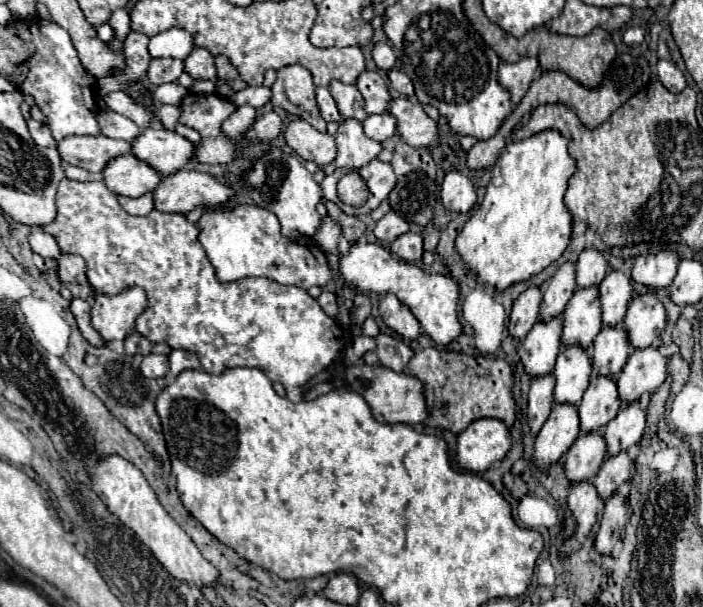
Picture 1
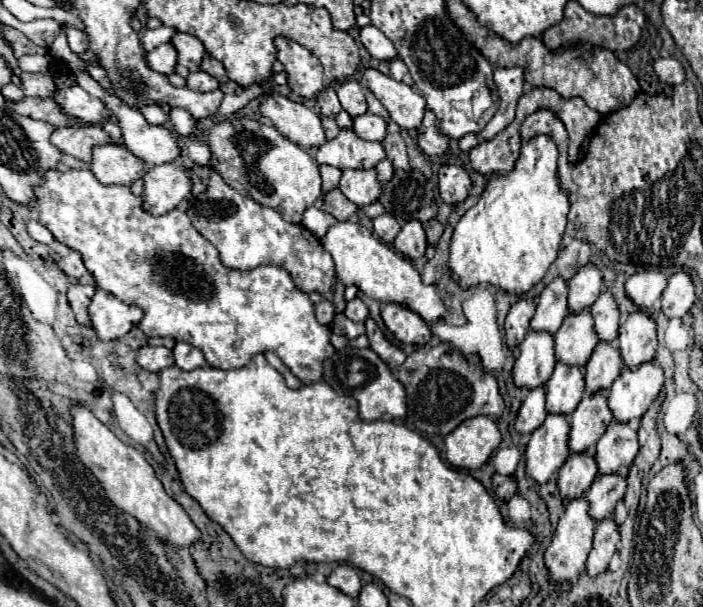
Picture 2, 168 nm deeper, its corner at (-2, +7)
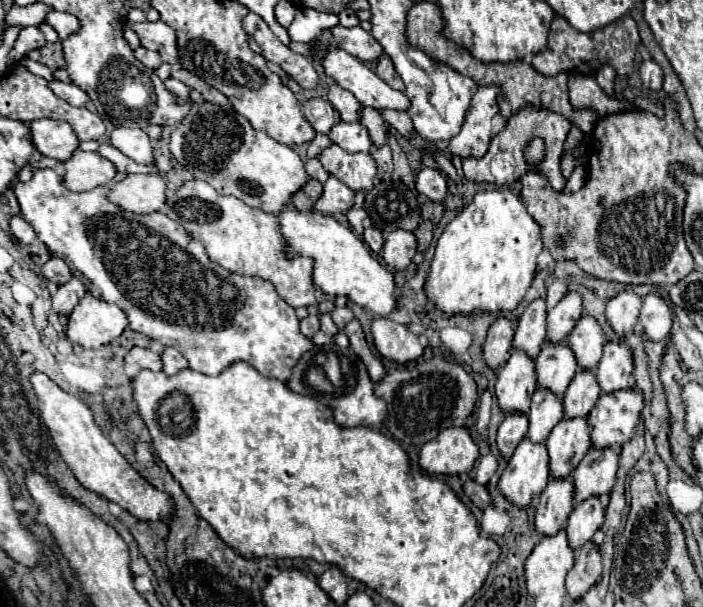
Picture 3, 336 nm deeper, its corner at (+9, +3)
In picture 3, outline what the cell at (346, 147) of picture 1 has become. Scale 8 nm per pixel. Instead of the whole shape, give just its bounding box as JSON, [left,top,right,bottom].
[318,144,376,190]

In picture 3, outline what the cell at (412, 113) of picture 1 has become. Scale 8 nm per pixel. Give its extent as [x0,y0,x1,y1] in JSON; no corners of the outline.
[324,48,410,112]

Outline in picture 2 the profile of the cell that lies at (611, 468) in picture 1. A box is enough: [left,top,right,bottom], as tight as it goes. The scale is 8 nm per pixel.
[585,474,625,522]

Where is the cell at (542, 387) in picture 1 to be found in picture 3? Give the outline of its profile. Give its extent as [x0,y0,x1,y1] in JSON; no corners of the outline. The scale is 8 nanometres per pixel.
[498,412,528,458]

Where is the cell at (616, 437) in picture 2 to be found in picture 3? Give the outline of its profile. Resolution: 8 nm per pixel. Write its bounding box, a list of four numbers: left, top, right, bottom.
[574,448,618,500]

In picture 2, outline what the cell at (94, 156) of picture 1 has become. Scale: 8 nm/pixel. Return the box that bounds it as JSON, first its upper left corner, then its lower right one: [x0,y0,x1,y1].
[51,126,109,162]

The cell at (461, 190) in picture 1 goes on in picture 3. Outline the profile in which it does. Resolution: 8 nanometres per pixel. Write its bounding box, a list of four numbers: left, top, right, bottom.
[416,168,448,202]

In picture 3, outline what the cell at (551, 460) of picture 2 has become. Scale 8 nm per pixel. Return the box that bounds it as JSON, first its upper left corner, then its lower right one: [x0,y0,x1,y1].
[498,438,550,508]

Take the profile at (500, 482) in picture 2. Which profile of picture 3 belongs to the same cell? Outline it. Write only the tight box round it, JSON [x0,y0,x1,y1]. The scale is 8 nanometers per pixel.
[464,480,492,508]

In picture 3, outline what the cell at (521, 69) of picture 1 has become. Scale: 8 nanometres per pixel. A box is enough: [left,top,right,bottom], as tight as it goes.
[448,86,500,158]

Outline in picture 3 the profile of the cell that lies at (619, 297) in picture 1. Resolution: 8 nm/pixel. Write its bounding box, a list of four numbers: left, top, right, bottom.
[568,316,604,370]

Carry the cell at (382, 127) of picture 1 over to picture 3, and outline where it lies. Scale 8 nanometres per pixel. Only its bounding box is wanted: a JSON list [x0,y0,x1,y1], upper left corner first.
[328,122,372,152]

